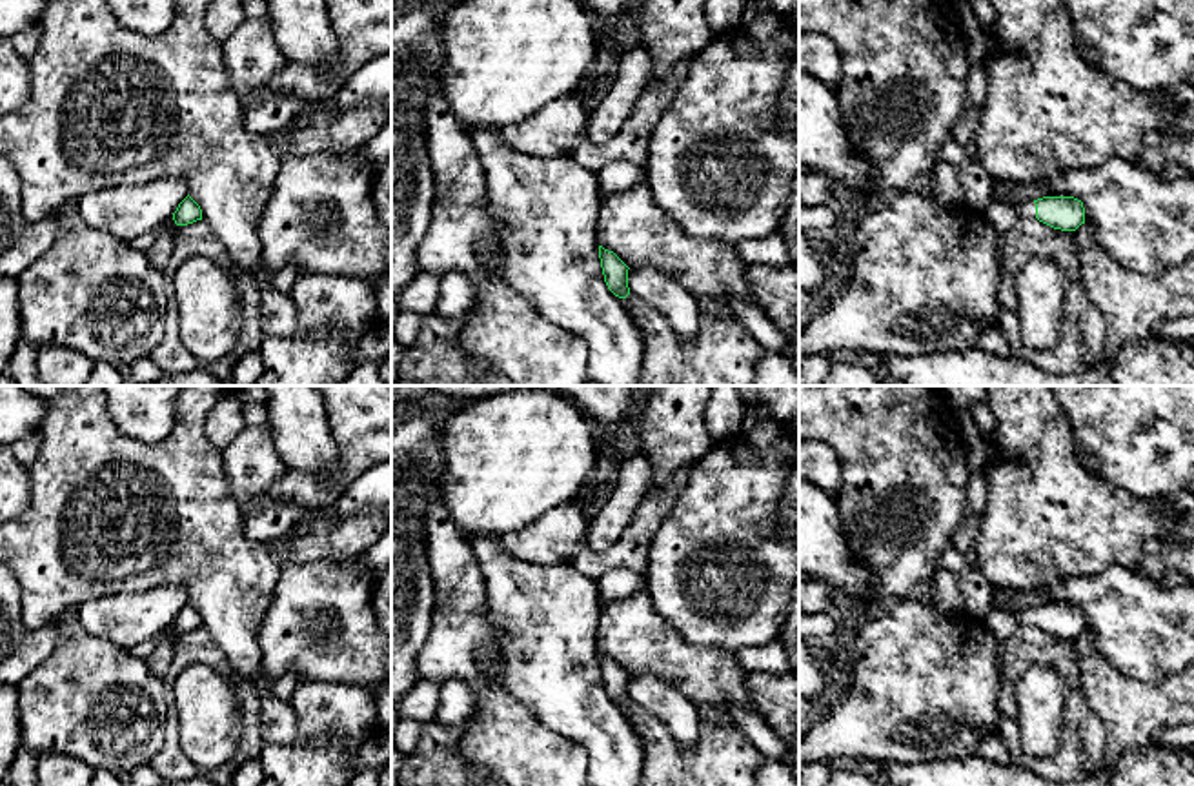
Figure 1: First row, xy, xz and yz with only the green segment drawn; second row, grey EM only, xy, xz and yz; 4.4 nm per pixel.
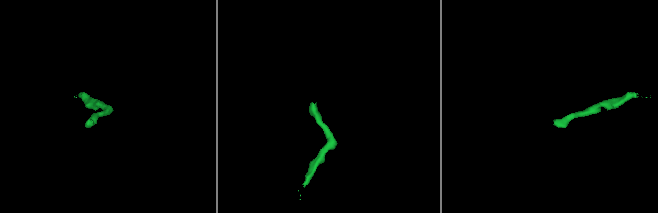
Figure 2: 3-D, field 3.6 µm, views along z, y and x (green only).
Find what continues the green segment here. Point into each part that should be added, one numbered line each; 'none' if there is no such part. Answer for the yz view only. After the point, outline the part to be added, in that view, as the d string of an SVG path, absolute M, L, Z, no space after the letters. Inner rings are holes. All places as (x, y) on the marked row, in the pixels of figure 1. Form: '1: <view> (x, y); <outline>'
1: yz (1027, 210); M1025 202L1025 204L1007 204L1010 206L1021 218L1036 218L1036 204Z

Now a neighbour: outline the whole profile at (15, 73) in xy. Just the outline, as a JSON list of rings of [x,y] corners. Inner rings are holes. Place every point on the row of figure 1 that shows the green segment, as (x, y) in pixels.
[[[0,38],[0,116],[13,113],[31,95],[31,64],[13,47],[11,38]]]

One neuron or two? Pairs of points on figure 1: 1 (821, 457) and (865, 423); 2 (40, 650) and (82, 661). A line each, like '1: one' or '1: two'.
1: two
2: two

